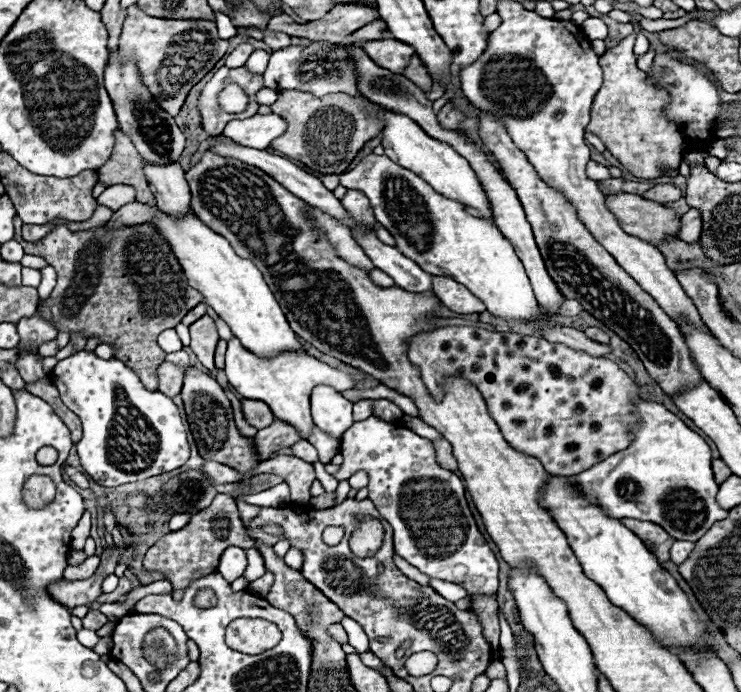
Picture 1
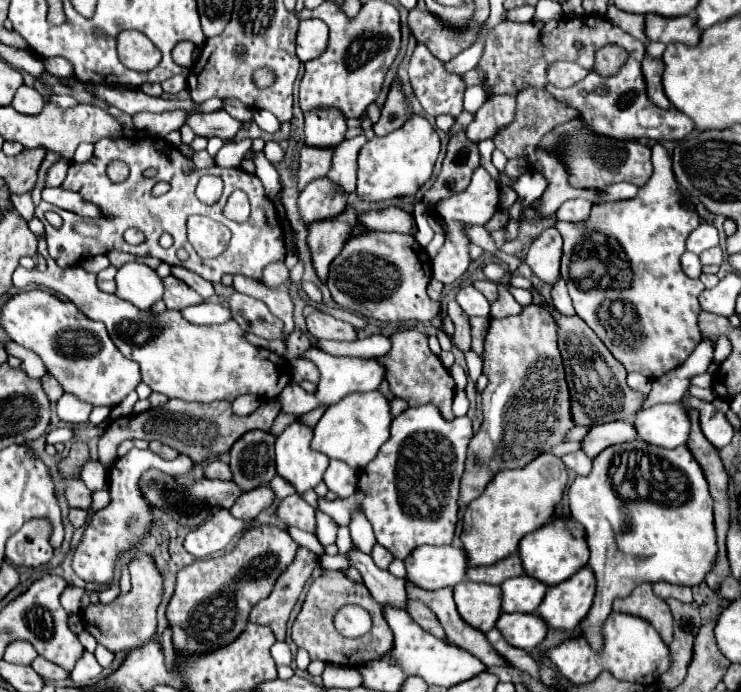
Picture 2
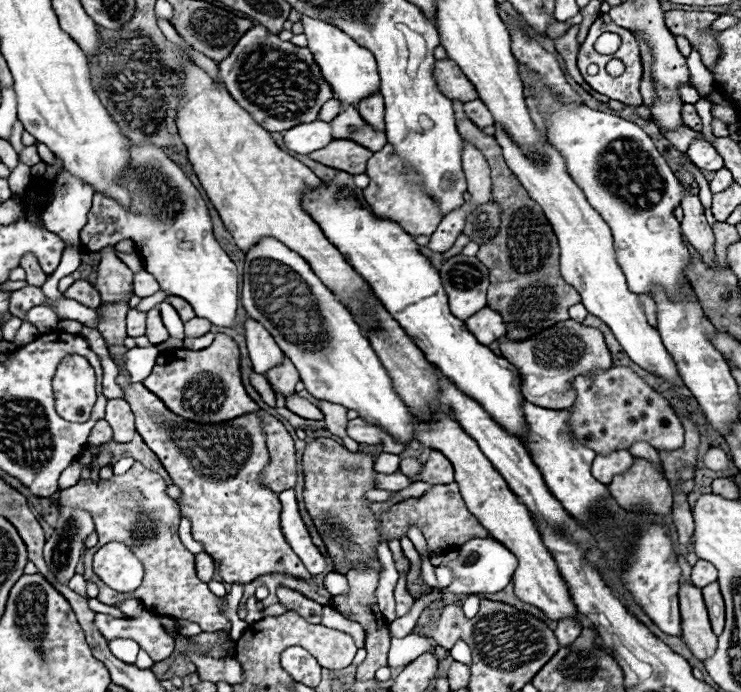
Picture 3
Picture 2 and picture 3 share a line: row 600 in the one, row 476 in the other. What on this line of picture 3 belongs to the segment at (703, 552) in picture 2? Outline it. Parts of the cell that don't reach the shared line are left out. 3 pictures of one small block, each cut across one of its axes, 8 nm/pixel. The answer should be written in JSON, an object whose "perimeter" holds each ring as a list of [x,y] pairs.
{"perimeter":[[[628,450],[598,454],[592,462],[592,476],[602,484],[610,484],[612,478],[622,470],[628,470],[630,464],[632,464],[632,454]]]}

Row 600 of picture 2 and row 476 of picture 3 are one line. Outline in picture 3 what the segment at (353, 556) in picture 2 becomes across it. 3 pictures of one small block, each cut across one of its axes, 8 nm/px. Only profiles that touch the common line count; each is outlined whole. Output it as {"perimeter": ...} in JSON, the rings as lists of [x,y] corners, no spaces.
{"perimeter":[[[396,472],[396,474],[378,474],[376,476],[376,488],[380,490],[404,490],[412,484],[412,480],[408,476],[404,476],[402,472]]]}

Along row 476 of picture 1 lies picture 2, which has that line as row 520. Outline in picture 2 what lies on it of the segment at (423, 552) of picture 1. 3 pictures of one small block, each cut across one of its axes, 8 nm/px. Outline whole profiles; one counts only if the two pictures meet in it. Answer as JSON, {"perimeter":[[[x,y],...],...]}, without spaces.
{"perimeter":[[[432,404],[408,408],[392,420],[390,438],[376,454],[376,460],[360,470],[356,494],[334,502],[318,498],[318,510],[330,514],[340,526],[346,526],[350,512],[360,506],[374,528],[378,544],[398,560],[406,560],[422,544],[450,544],[458,524],[460,478],[472,436],[468,416],[448,422]]]}

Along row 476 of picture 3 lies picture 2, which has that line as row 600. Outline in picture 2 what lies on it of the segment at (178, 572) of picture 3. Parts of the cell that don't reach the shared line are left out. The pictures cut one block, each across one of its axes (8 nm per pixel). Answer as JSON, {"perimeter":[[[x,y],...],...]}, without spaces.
{"perimeter":[[[136,550],[132,562],[130,562],[130,578],[132,578],[132,588],[128,594],[118,596],[116,600],[112,600],[110,604],[88,604],[80,618],[82,618],[82,626],[88,634],[92,634],[96,638],[96,642],[100,646],[104,646],[110,652],[120,652],[120,650],[128,650],[128,648],[138,648],[142,644],[146,644],[154,632],[156,632],[156,610],[160,604],[160,596],[164,592],[164,582],[162,576],[156,568],[156,564],[152,564],[152,556],[148,556],[148,552]]]}

